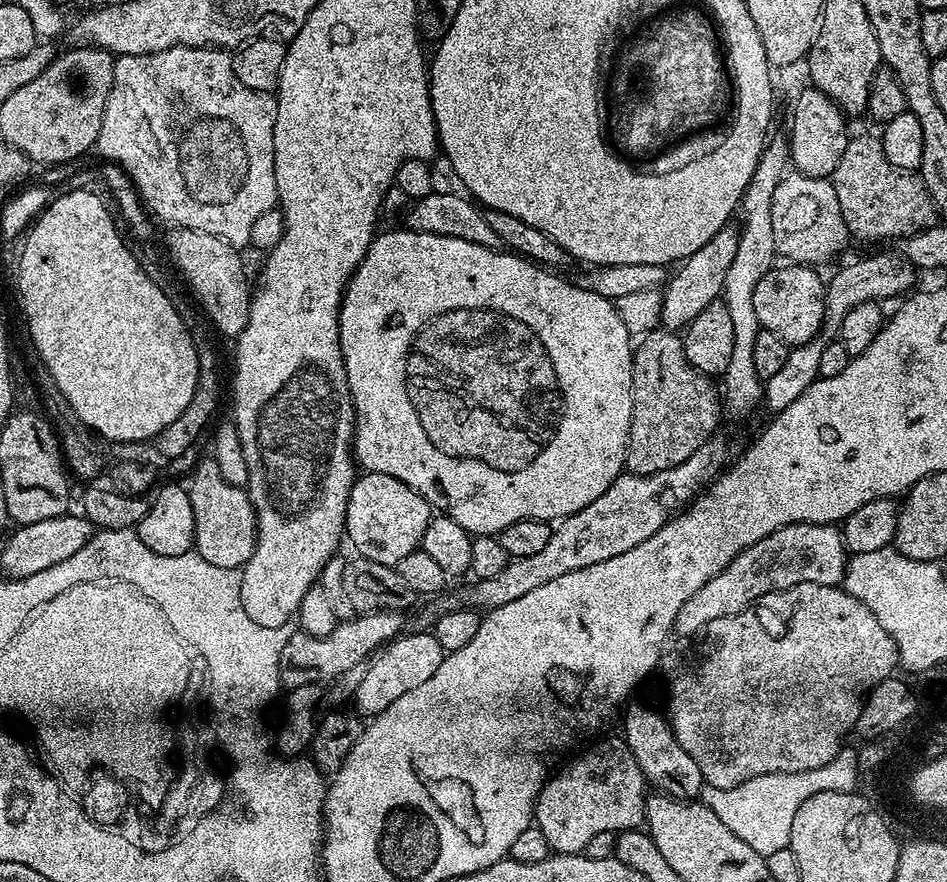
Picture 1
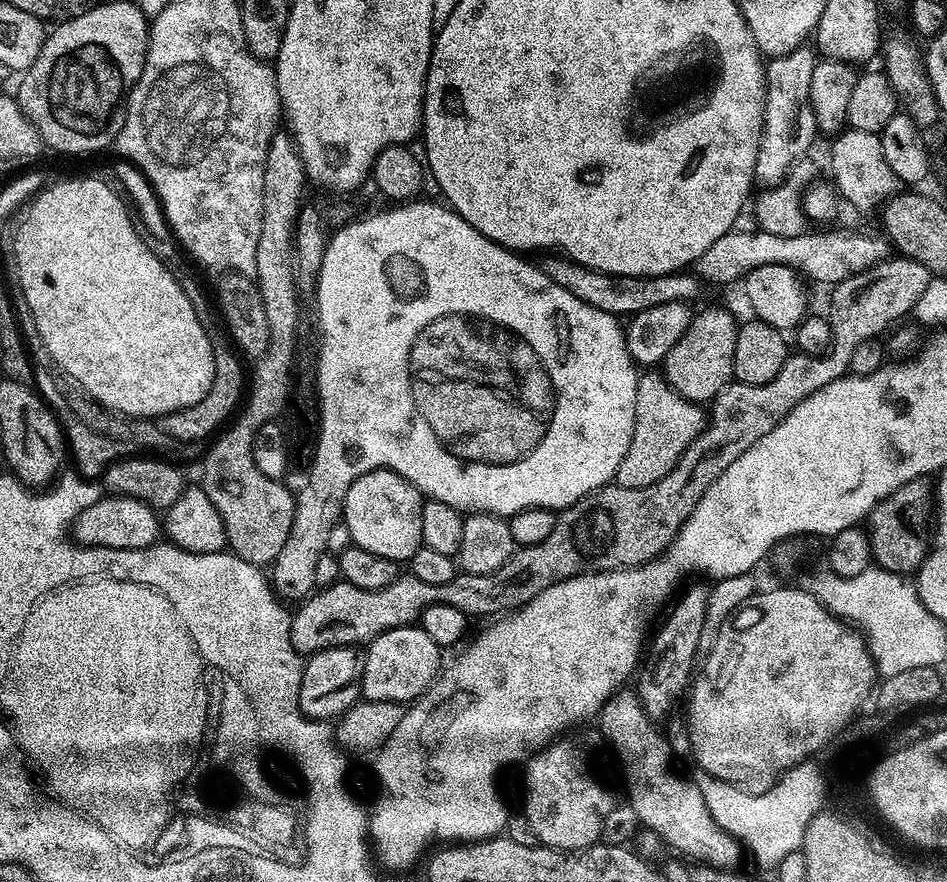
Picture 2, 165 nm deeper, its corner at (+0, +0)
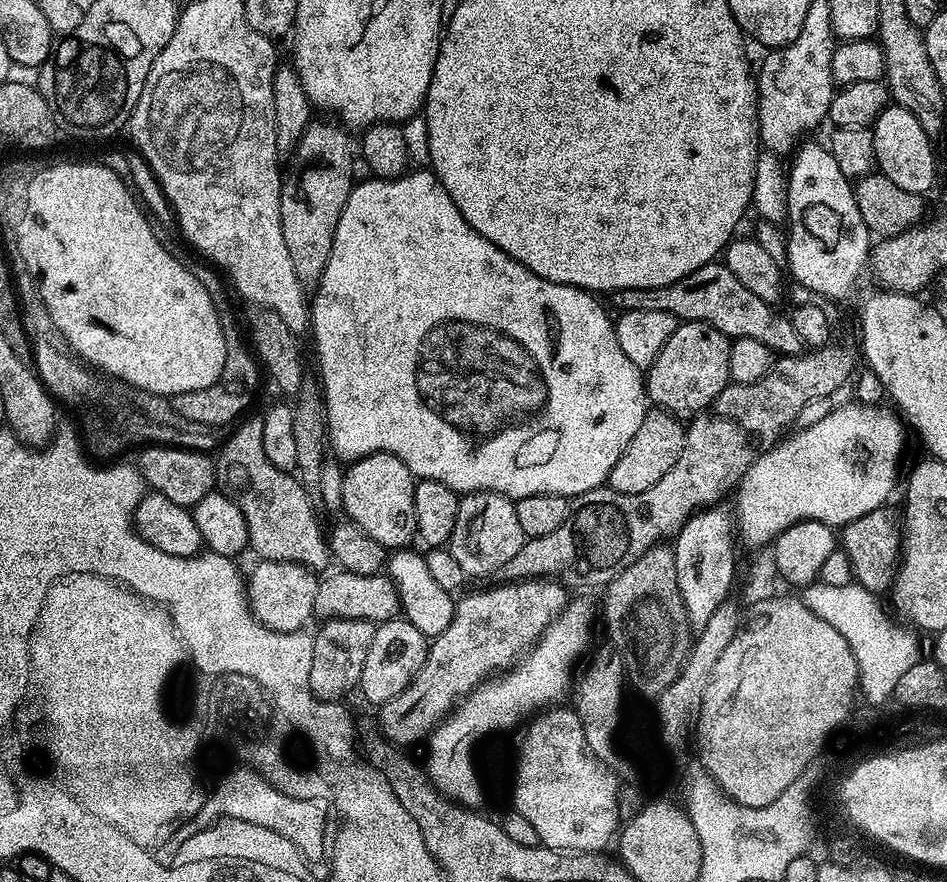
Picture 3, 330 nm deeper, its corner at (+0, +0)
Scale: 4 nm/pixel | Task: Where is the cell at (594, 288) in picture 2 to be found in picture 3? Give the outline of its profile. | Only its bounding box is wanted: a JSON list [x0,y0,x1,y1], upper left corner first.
[615,262,806,356]

